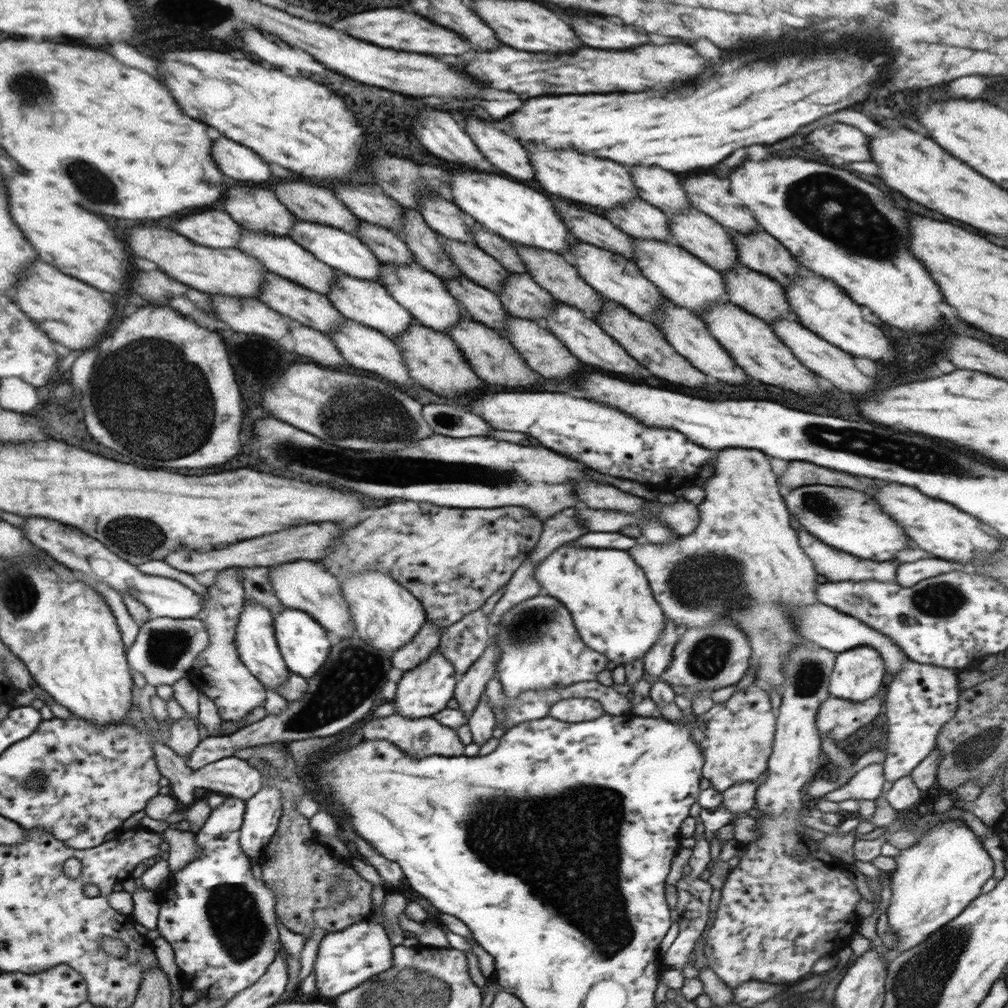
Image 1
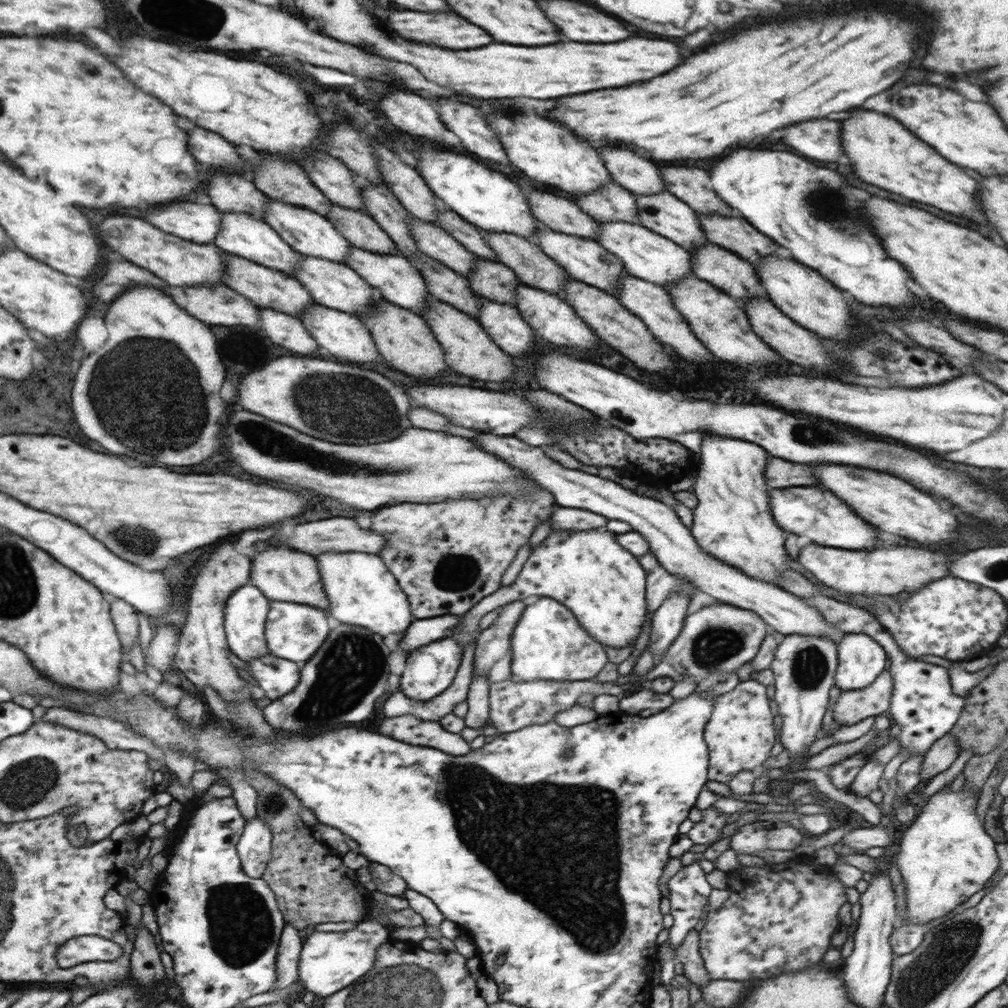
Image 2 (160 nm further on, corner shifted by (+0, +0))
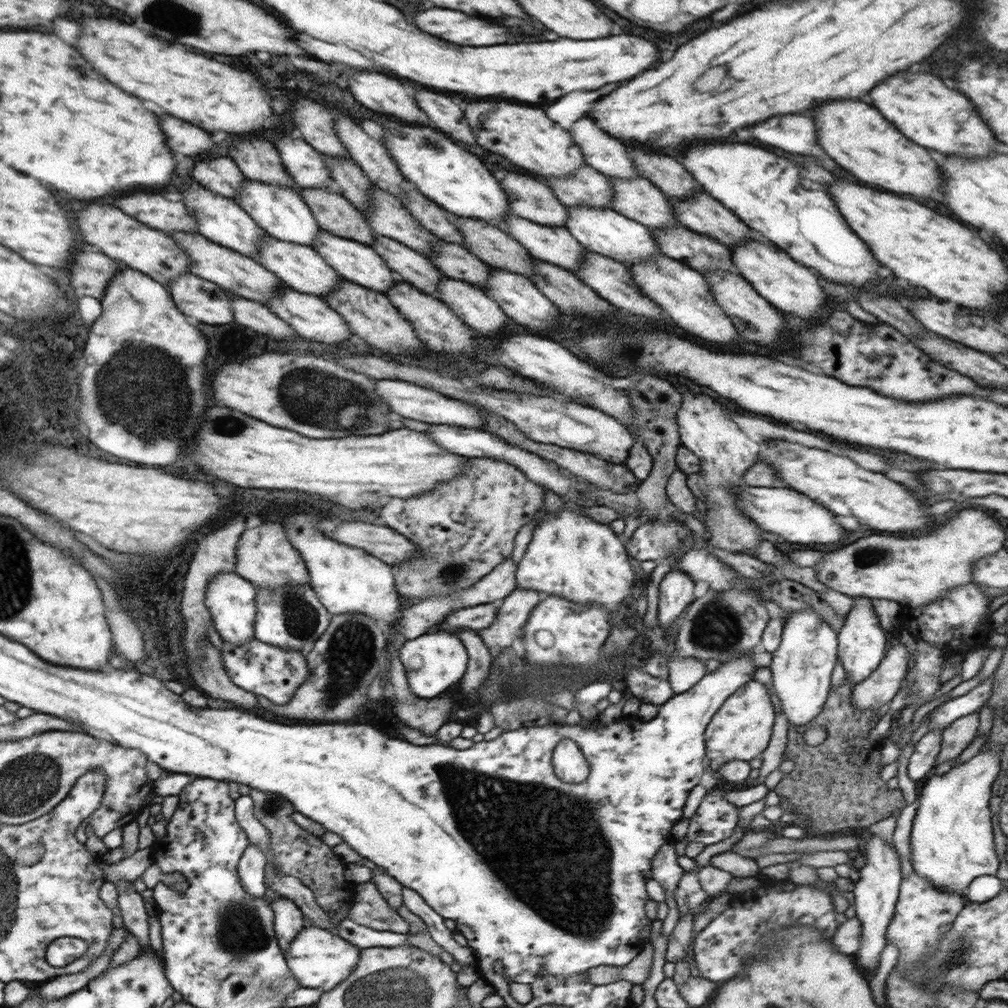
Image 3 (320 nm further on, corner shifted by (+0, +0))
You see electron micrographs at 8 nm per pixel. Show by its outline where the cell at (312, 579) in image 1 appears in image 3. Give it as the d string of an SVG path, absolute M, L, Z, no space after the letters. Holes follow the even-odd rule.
M268 522L242 534L242 546L237 548L236 574L262 588L275 589L284 585L310 585L310 575L301 554L287 539L280 524Z

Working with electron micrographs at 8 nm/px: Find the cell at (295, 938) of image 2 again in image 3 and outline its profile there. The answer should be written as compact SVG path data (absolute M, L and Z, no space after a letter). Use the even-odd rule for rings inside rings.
M280 896L271 901L269 905L274 913L273 929L285 956L290 943L306 925L306 920L303 912L289 898Z

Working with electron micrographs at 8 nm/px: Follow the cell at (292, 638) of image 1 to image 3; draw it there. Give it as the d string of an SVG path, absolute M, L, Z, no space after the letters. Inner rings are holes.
M284 585L283 587L262 588L256 586L256 622L254 637L258 641L280 649L306 653L316 643L316 638L328 629L333 616L330 615L311 585Z

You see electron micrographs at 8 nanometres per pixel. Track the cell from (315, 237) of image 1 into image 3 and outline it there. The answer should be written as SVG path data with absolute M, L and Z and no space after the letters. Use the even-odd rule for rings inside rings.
M246 179L234 201L268 235L281 241L292 241L296 244L311 246L317 237L317 232L322 229L319 228L310 207L292 187L272 186L272 184Z

